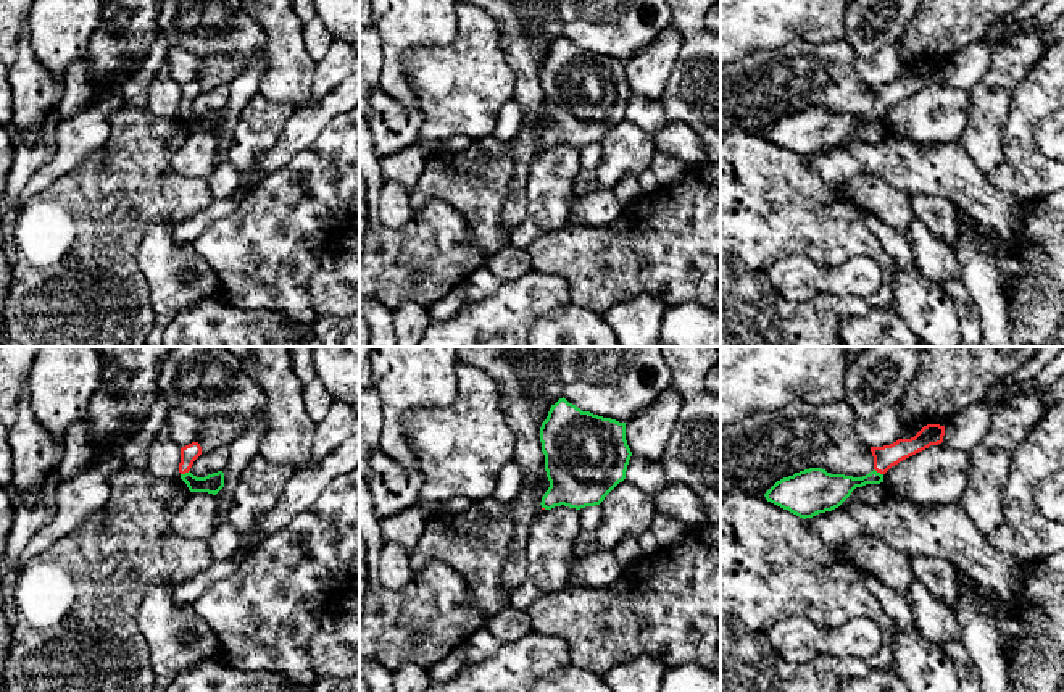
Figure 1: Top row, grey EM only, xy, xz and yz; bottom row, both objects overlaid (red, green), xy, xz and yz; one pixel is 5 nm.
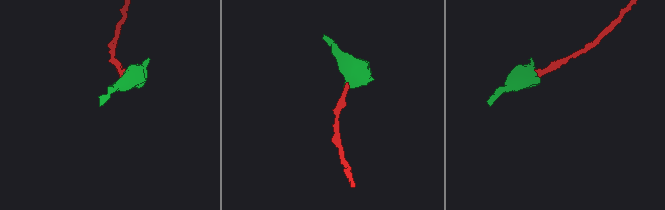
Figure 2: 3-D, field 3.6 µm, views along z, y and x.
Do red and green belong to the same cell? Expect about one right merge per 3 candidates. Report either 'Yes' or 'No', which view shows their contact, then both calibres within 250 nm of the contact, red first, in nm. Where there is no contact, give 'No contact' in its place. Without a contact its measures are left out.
Yes. Touches red in xy. Thickness 90 nm (red) against 100 nm

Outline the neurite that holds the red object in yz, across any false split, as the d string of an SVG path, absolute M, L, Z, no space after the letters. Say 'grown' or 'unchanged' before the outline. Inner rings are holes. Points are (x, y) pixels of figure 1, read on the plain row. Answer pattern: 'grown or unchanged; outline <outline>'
grown; outline M927 63L911 77L898 77L883 85L871 85L874 108L853 116L830 113L822 106L809 106L777 119L766 139L806 158L838 147L856 126L883 121L883 113L900 100L943 81L945 65Z

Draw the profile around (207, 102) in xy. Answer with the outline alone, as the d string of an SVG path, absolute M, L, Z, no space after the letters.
M222 84L213 90L202 92L192 103L190 111L197 116L222 110L229 98L231 84Z

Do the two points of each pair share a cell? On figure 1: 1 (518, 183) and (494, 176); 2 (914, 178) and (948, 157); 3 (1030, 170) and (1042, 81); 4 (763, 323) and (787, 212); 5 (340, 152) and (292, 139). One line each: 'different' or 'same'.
1: different
2: same
3: same
4: same
5: different

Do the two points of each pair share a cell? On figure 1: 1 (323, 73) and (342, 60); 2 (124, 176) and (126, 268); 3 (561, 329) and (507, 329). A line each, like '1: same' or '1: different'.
1: same
2: same
3: different

